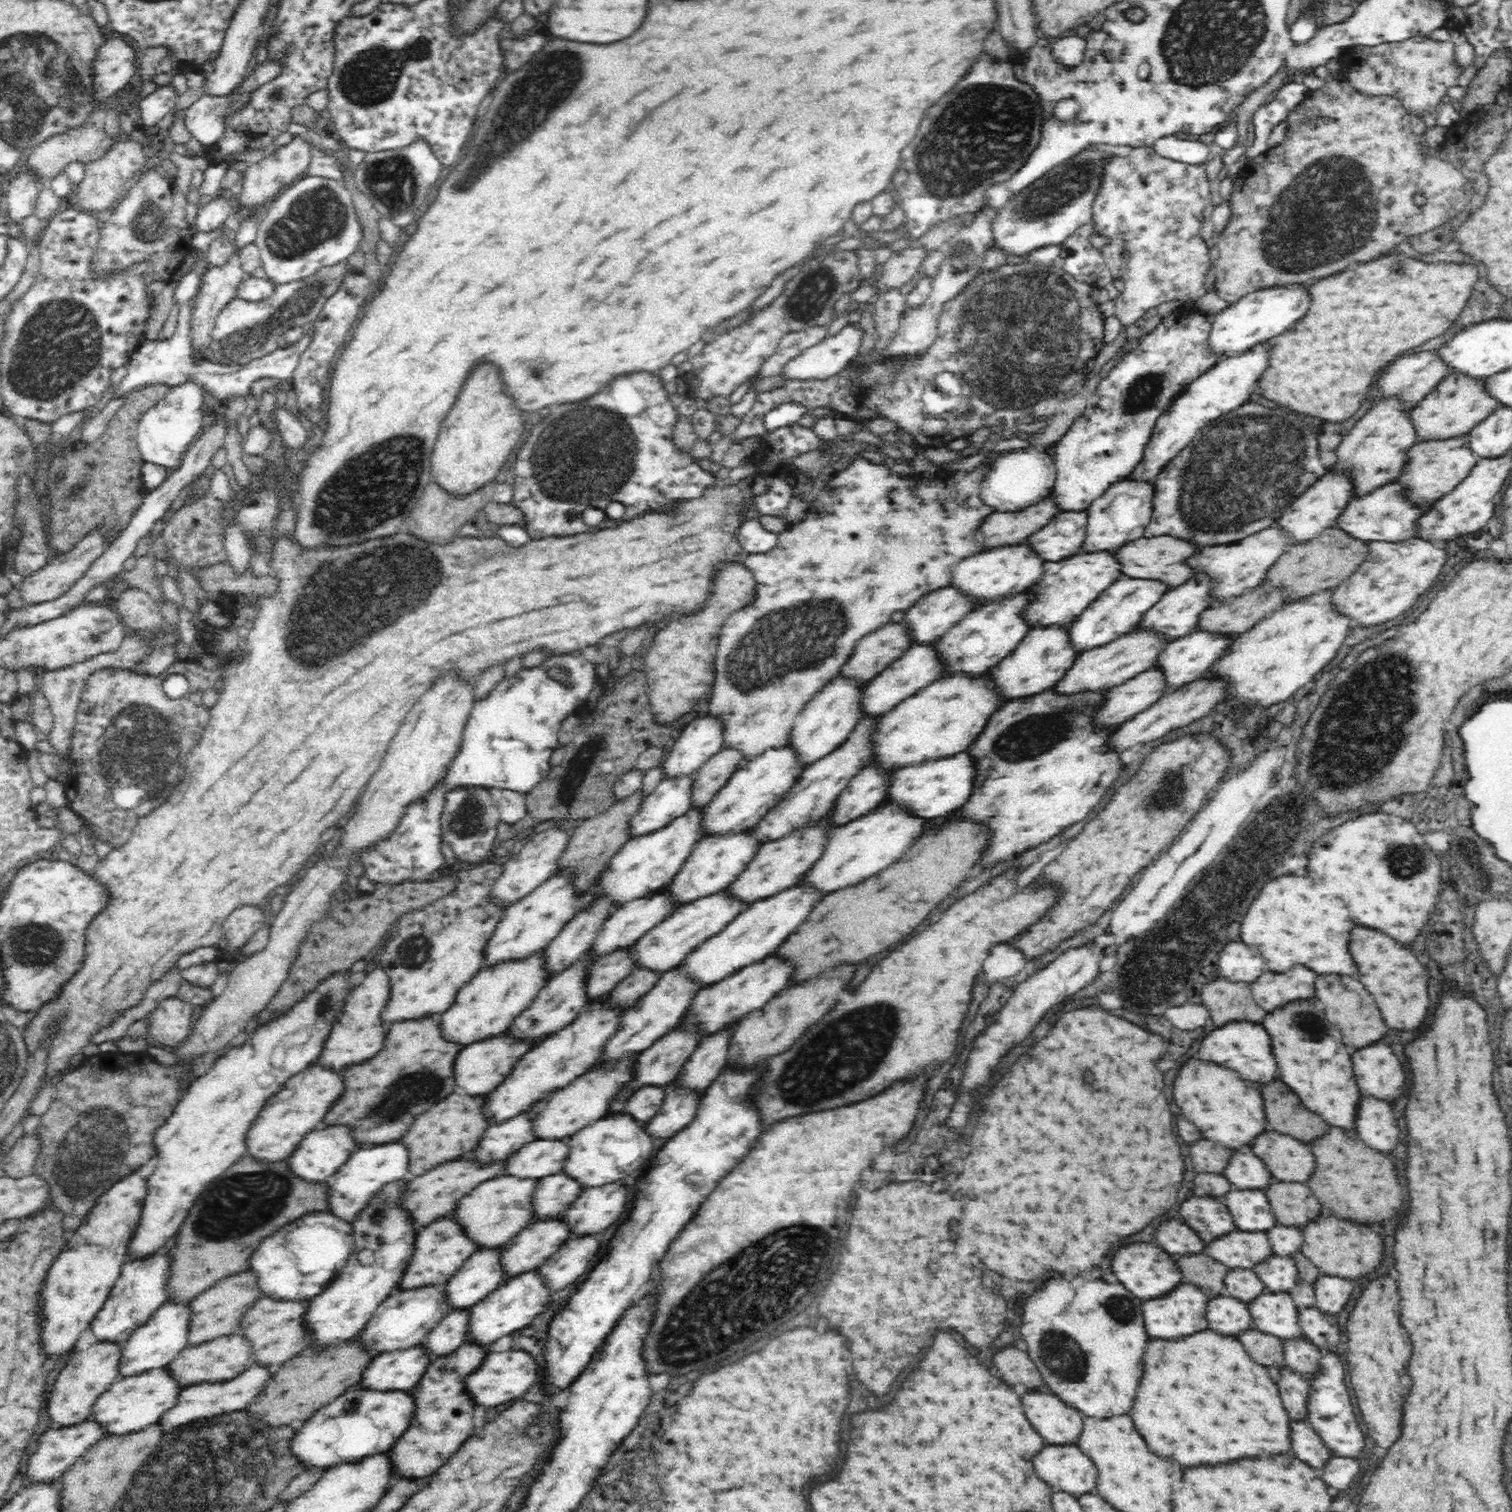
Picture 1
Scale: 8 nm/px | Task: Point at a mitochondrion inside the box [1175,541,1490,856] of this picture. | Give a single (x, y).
(1365, 724)

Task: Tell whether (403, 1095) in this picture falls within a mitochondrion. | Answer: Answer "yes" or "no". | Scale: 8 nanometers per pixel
yes

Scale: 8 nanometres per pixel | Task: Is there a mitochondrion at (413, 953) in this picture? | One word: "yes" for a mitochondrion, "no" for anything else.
yes

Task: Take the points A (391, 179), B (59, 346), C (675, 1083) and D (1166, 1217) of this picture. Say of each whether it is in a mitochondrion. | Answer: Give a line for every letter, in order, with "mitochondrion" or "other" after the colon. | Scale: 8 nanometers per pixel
A: mitochondrion
B: mitochondrion
C: other
D: other

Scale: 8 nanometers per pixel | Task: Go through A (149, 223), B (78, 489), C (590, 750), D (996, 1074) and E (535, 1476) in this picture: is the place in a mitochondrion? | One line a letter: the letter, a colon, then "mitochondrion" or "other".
A: mitochondrion
B: mitochondrion
C: mitochondrion
D: other
E: other

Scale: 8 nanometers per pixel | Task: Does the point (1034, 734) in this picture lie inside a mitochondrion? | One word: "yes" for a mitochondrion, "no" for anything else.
yes

